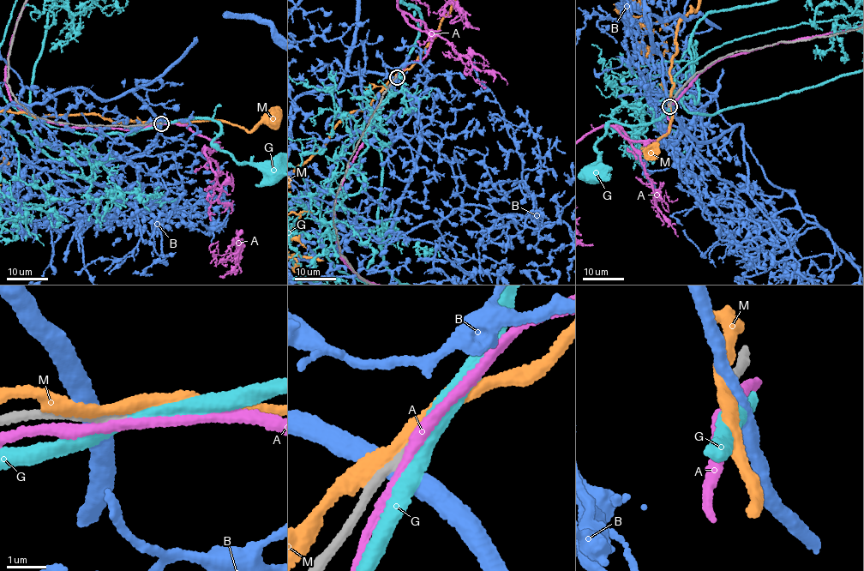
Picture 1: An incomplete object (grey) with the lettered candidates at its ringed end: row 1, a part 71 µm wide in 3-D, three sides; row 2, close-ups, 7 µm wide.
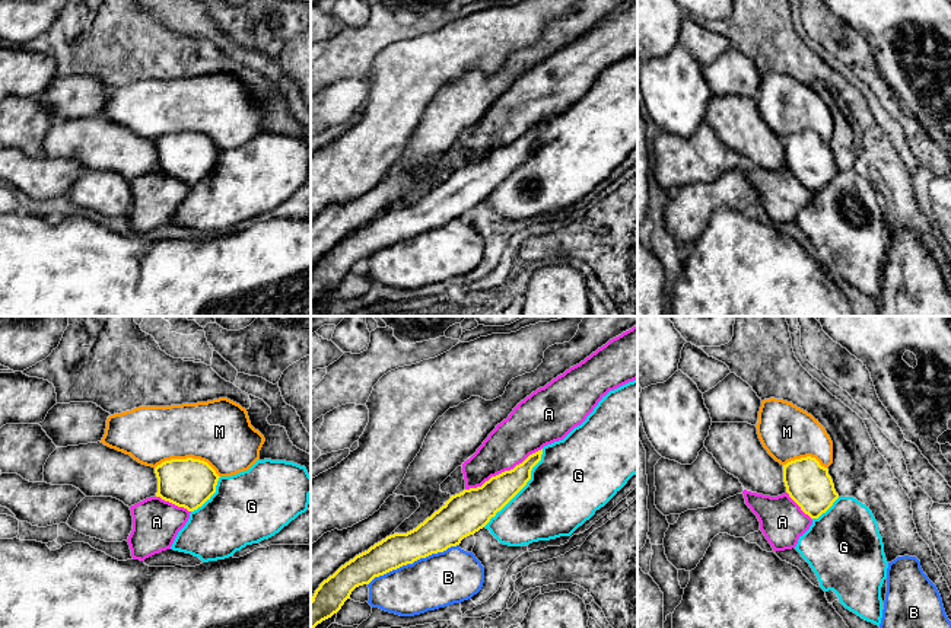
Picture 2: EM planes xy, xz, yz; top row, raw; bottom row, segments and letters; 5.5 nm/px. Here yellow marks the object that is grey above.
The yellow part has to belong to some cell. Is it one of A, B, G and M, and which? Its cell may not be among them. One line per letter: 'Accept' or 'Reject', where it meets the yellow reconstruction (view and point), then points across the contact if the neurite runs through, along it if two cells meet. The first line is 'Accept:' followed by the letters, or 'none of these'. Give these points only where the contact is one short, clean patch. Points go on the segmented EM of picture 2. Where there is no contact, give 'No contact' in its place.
Accept: G
A: Reject. Touches yellow at xz (505, 471)
B: Reject. Touches yellow at xz (413, 561)
G: Accept. Touches yellow at xz (521, 488)
M: Reject. Touches yellow at xy (188, 458)

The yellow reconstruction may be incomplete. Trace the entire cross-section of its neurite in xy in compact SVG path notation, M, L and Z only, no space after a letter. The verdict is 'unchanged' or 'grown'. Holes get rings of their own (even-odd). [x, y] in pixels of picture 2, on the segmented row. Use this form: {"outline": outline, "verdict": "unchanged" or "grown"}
{"outline": "M171 459L158 465L155 474L156 497L190 511L171 549L198 557L203 562L229 558L247 545L274 536L309 504L311 475L305 466L286 460L258 459L248 471L219 476L204 460Z", "verdict": "grown"}

